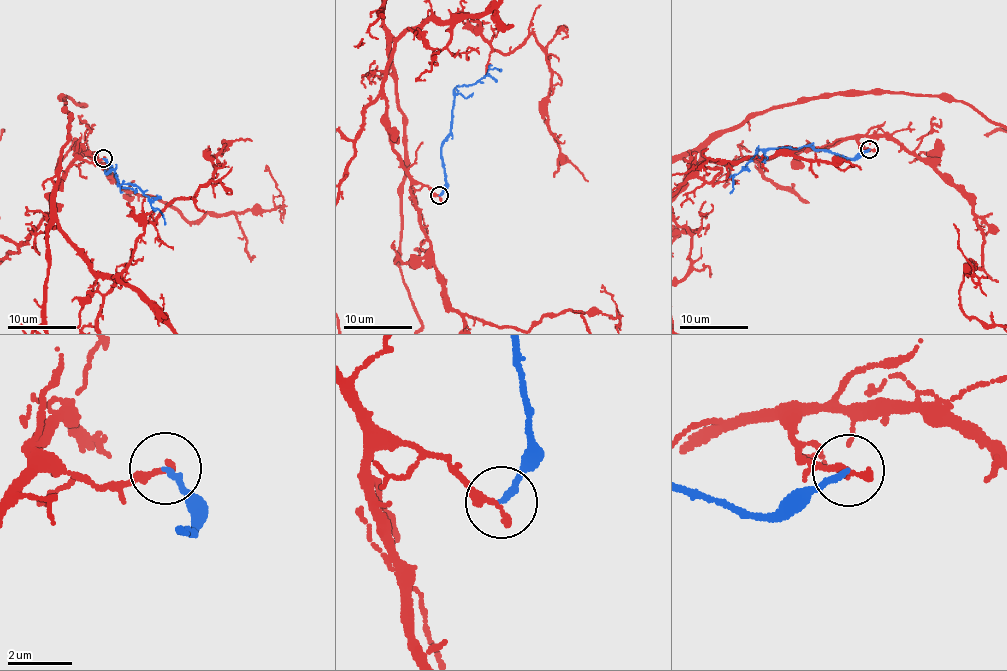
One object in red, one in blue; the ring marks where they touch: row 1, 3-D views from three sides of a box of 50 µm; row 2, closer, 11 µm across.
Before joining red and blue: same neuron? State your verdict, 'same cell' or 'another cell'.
another cell

